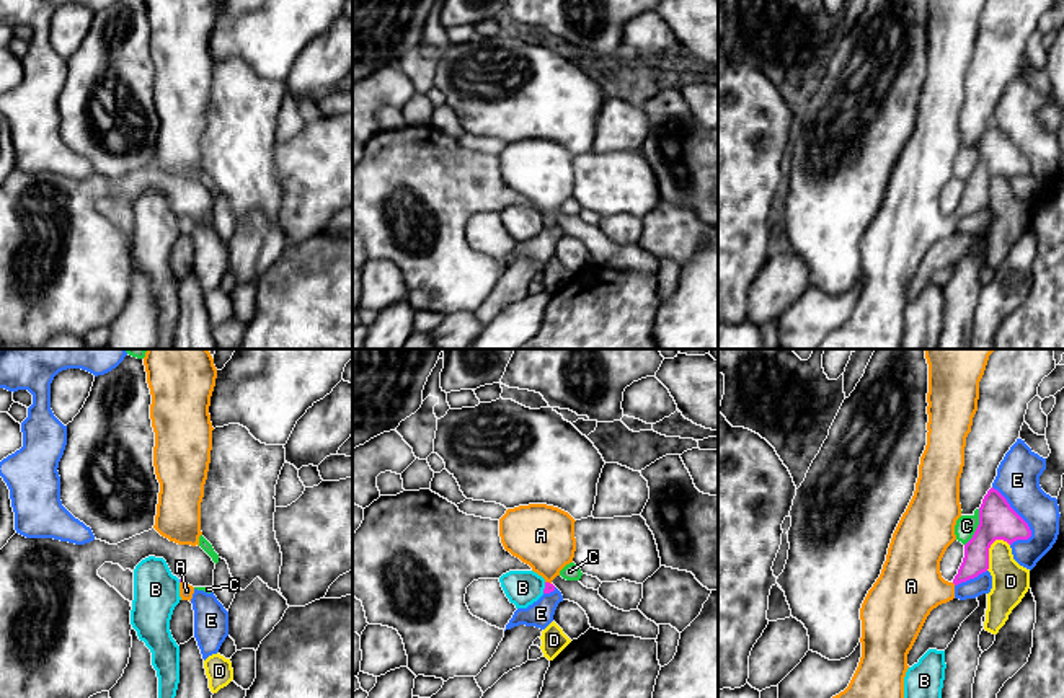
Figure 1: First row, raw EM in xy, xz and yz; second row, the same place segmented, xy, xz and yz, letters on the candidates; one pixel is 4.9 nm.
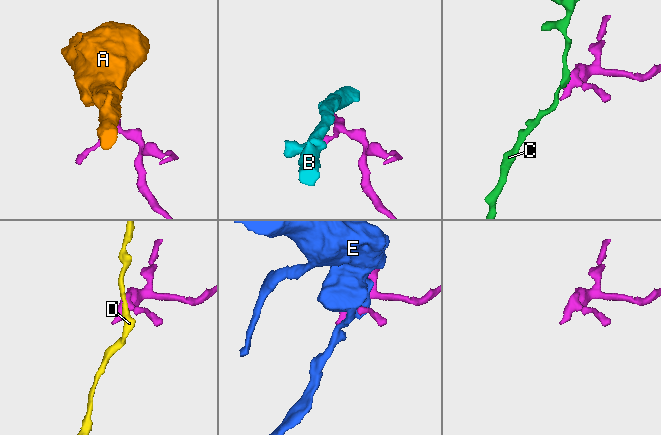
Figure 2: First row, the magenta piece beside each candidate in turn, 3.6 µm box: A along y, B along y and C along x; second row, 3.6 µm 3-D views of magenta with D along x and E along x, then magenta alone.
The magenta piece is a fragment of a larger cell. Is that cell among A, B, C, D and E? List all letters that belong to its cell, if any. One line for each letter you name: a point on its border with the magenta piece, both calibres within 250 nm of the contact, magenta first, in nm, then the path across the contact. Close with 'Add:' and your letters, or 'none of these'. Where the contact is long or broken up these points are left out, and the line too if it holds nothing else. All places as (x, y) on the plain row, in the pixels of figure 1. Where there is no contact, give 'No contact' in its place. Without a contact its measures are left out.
A: Touches magenta at xz (549, 217). Thickness 50 nm (magenta) against 320 nm. Path across: xz (549, 222), (549, 217), (547, 180), (540, 170)
Add: A

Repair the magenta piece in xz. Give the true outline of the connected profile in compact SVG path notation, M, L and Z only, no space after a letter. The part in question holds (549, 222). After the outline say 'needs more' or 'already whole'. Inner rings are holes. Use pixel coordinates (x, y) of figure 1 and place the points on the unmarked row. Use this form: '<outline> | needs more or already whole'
M547 139L508 144L499 153L504 184L545 214L543 228L555 225L552 215L566 199L573 197L574 157L568 147Z | needs more

